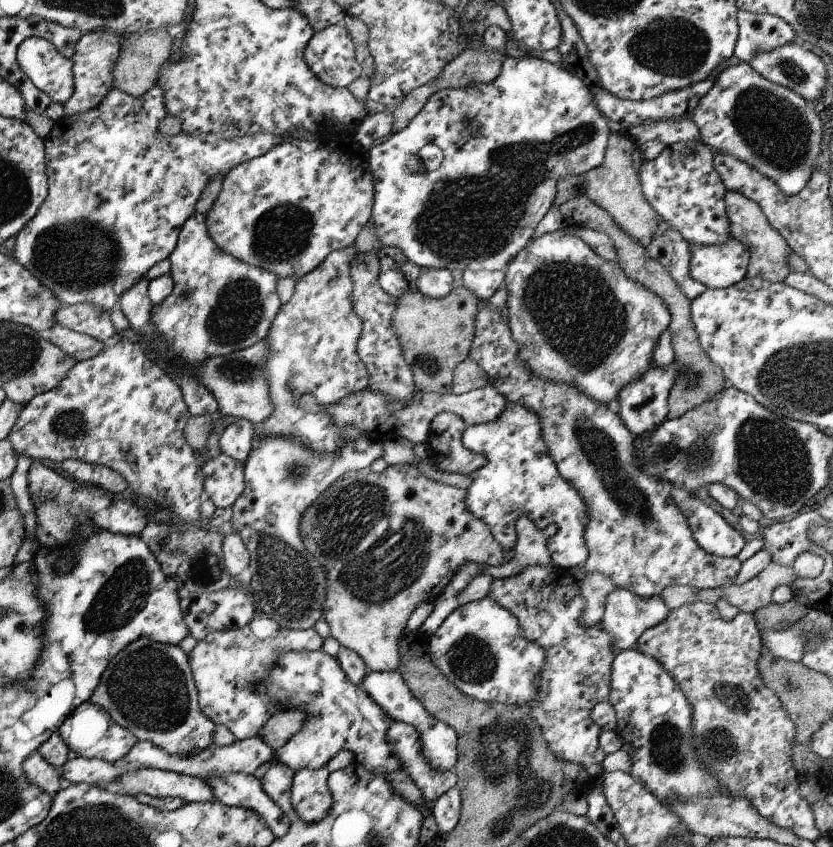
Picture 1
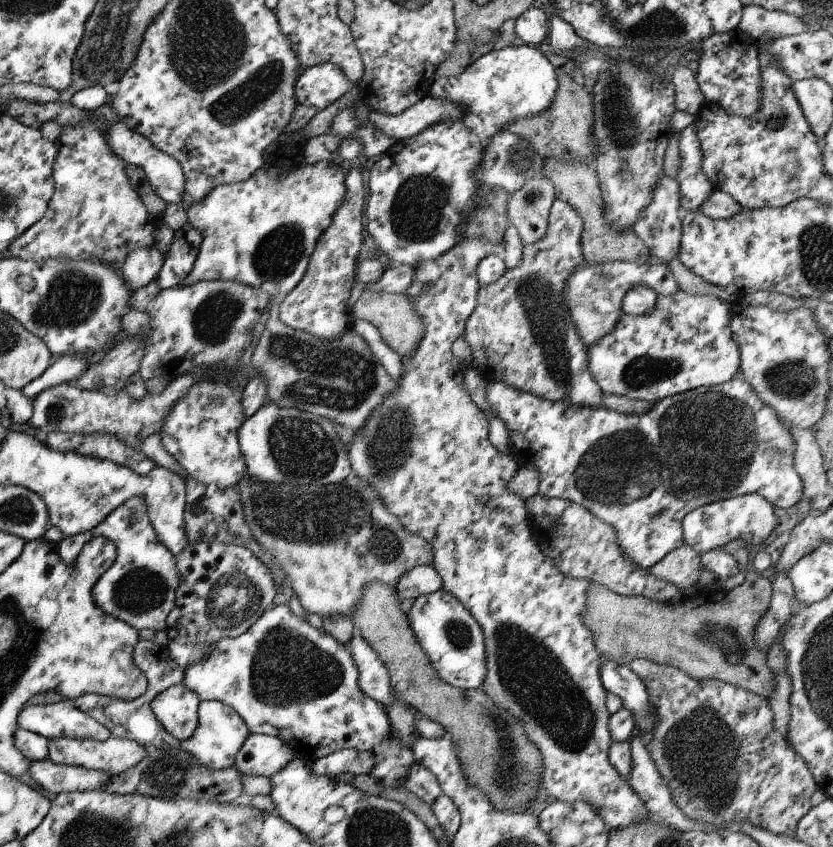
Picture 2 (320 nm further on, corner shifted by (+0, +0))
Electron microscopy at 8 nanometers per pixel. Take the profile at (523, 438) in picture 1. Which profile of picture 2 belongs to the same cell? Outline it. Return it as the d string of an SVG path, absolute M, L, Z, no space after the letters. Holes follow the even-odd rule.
M730 379L721 385L713 387L698 387L653 403L652 408L644 414L620 414L604 406L589 407L588 405L575 405L569 400L551 401L541 396L520 390L510 383L496 381L487 386L487 399L491 410L511 430L511 439L515 455L521 454L522 462L536 466L541 472L539 493L550 498L566 499L587 508L598 519L611 524L617 532L617 541L625 555L642 569L649 569L661 561L669 552L685 544L683 537L684 517L692 510L708 503L715 503L724 499L740 495L756 493L771 502L776 508L788 508L803 498L803 482L793 465L796 445L793 436L780 422L775 410L766 404L756 391L744 379Z

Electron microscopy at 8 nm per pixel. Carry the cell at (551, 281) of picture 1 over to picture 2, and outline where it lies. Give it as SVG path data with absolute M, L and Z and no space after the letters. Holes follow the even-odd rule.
M590 260L584 267L572 273L567 282L565 299L568 303L574 324L582 337L583 343L590 350L595 342L615 329L615 324L623 312L622 299L626 292L636 285L650 287L658 295L673 295L679 290L679 282L664 262L644 263L638 266L627 261L598 262Z

